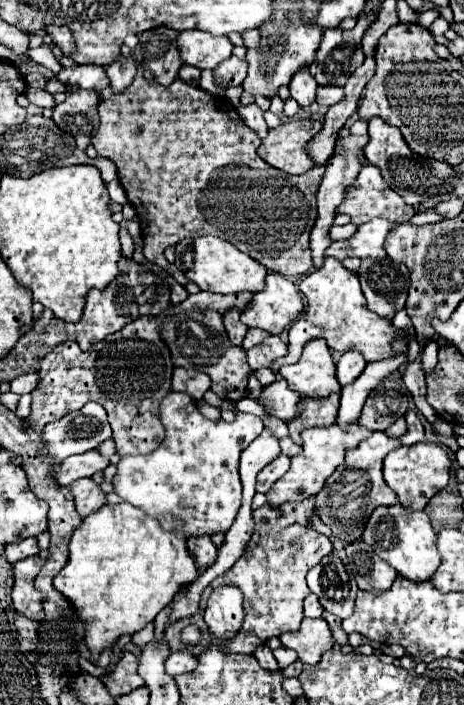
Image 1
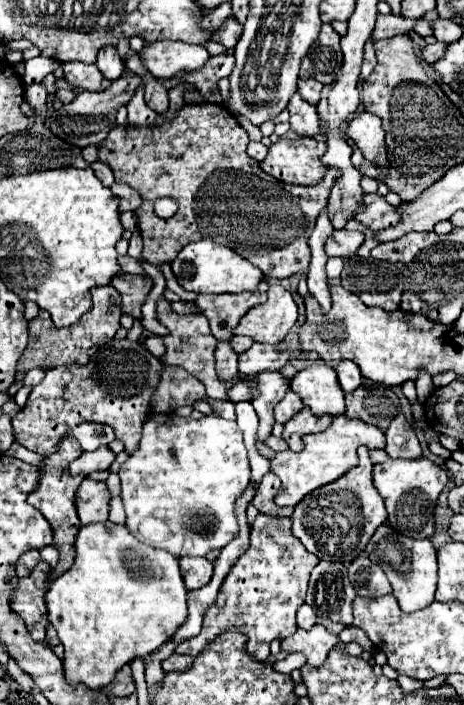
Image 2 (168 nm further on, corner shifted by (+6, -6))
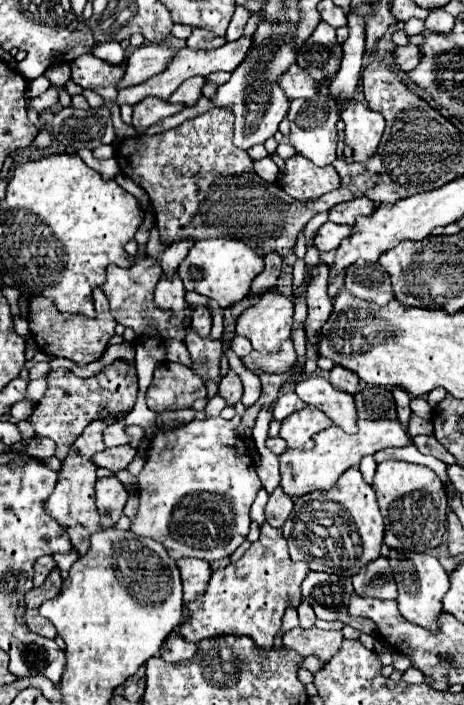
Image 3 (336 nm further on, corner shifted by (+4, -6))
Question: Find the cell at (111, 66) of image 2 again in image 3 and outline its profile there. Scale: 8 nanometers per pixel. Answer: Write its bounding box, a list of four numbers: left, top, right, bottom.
[91,41,125,65]

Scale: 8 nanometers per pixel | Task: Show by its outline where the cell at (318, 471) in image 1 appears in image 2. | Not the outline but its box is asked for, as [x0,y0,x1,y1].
[271,415,385,507]

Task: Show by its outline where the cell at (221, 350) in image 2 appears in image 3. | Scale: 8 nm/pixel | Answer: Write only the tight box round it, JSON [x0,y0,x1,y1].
[219,371,243,407]

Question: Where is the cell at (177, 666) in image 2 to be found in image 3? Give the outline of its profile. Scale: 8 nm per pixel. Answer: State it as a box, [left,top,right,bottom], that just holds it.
[161,633,197,663]

